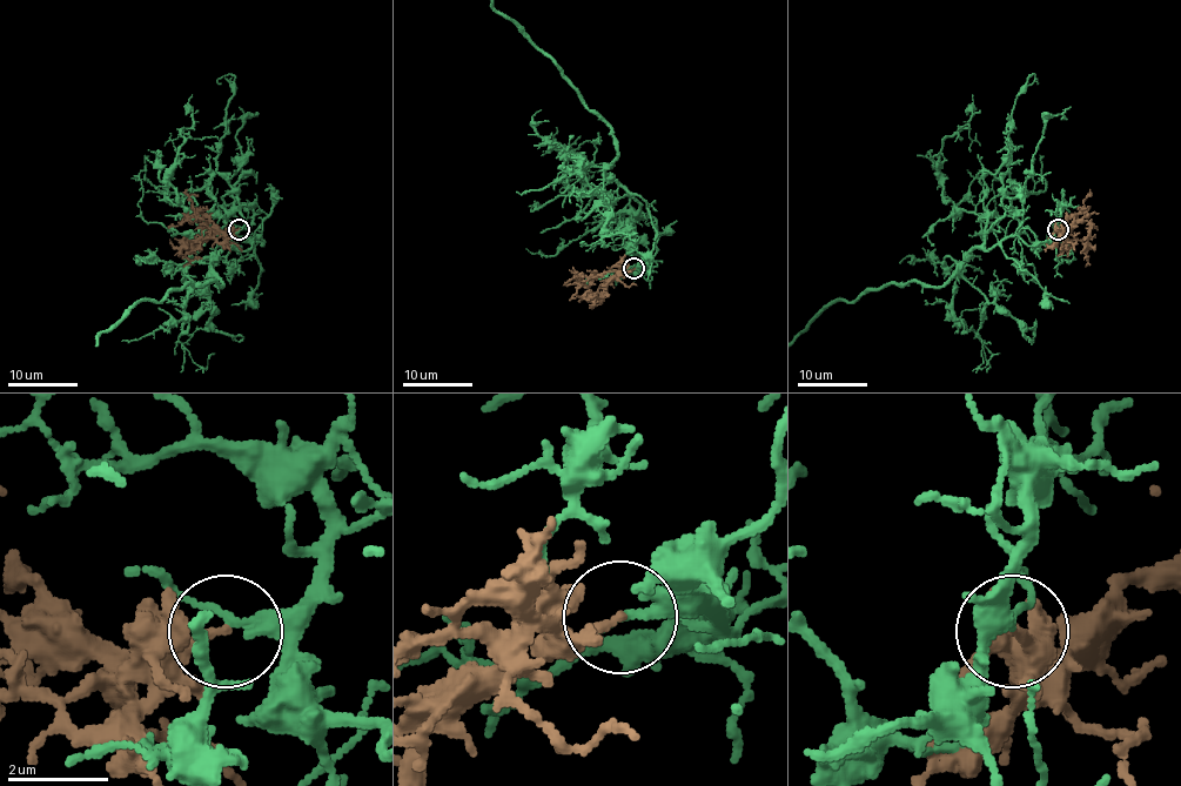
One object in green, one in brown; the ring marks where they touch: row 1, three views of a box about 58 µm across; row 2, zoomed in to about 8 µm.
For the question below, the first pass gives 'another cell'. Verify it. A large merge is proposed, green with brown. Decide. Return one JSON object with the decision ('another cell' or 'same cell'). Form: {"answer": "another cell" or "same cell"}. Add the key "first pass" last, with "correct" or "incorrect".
{"answer": "another cell", "first pass": "correct"}

